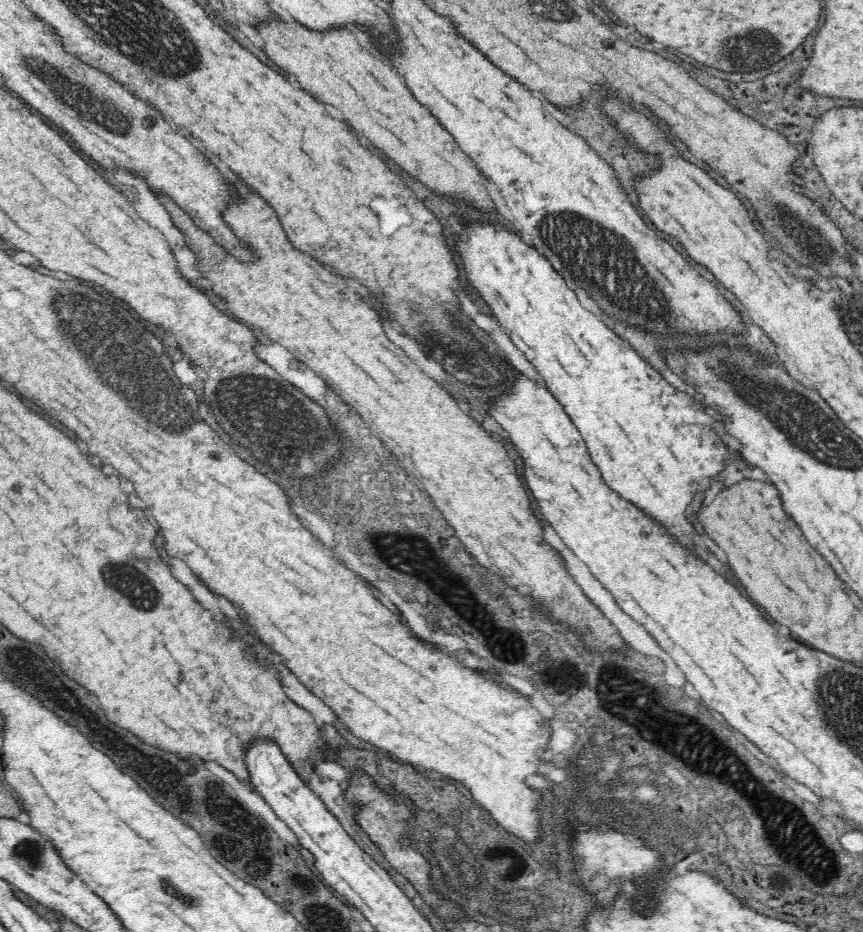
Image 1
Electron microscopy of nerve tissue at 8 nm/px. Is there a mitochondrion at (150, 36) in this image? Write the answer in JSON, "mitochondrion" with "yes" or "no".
{"mitochondrion":"yes"}

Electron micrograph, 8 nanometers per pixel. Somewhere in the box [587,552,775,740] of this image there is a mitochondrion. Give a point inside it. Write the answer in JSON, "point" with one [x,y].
{"point":[627,670]}

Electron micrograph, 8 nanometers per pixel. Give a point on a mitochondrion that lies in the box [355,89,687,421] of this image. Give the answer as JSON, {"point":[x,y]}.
{"point":[601,259]}

